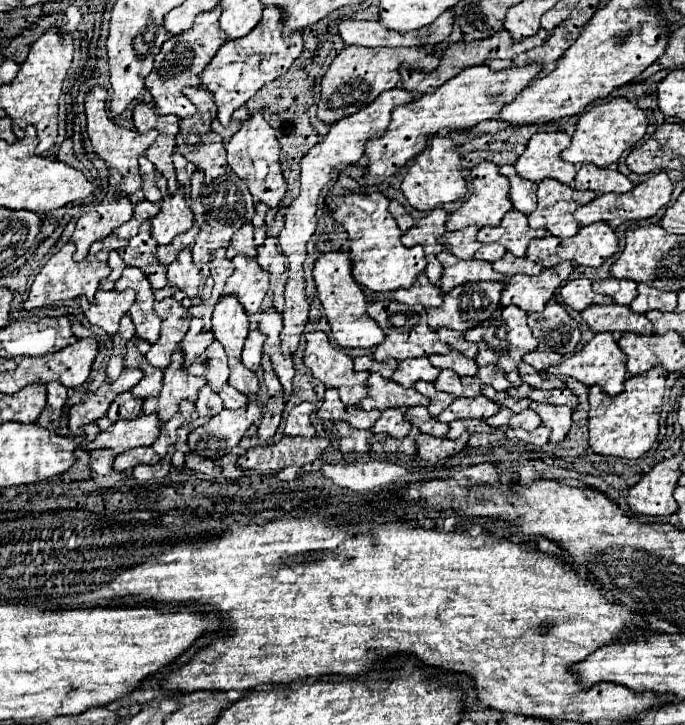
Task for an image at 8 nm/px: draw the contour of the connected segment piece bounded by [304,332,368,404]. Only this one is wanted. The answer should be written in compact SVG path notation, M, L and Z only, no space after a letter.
M324 332L306 334L304 364L326 388L336 388L344 404L358 404L366 396L368 372L356 372L352 358L332 348Z

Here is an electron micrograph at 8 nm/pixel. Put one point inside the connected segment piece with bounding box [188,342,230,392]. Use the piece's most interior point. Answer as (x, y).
(212, 363)

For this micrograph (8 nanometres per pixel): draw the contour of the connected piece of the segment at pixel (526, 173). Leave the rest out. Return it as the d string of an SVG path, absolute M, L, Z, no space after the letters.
M536 132L532 134L526 152L514 164L520 178L540 182L554 178L562 184L570 184L576 176L576 168L560 158L560 152L570 146L566 132Z

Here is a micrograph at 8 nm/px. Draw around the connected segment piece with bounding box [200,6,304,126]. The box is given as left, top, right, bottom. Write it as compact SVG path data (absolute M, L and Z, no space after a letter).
M278 6L264 8L262 22L246 36L228 40L218 54L212 58L212 62L206 66L206 70L200 74L202 88L214 94L214 102L218 106L218 120L228 126L232 112L240 106L244 106L264 84L276 80L282 76L292 62L302 54L302 34L290 32L288 36L282 36L284 30L284 14Z

